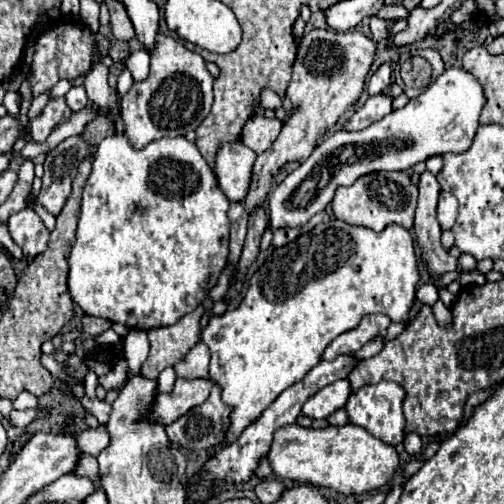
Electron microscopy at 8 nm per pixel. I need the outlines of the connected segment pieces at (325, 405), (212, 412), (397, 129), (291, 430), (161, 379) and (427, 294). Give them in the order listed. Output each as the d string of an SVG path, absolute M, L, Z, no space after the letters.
M336 380L318 390L304 406L302 414L308 418L328 418L332 412L344 408L352 388L348 380Z
M216 384L204 404L188 410L176 422L168 424L168 438L188 450L210 450L220 446L230 424L230 408L222 402L220 392L222 388Z
M448 68L426 86L418 98L412 98L404 108L390 112L376 124L360 132L334 132L324 138L270 194L270 230L298 228L300 224L306 224L330 204L338 186L350 186L364 174L378 170L406 170L436 154L466 152L474 140L476 128L480 126L478 118L482 106L484 94L480 82L462 68Z
M288 424L276 430L274 442L268 452L268 462L272 474L284 480L294 480L300 484L326 486L342 494L364 494L384 486L398 468L398 452L394 446L384 444L374 438L368 430L344 424L326 428L302 428L298 424Z
M172 366L164 368L164 372L160 372L158 376L158 390L160 392L170 392L174 388L174 382L176 382L176 372Z
M426 282L418 288L416 292L416 298L422 302L422 304L428 304L428 306L434 306L436 300L439 299L438 286L434 282Z

